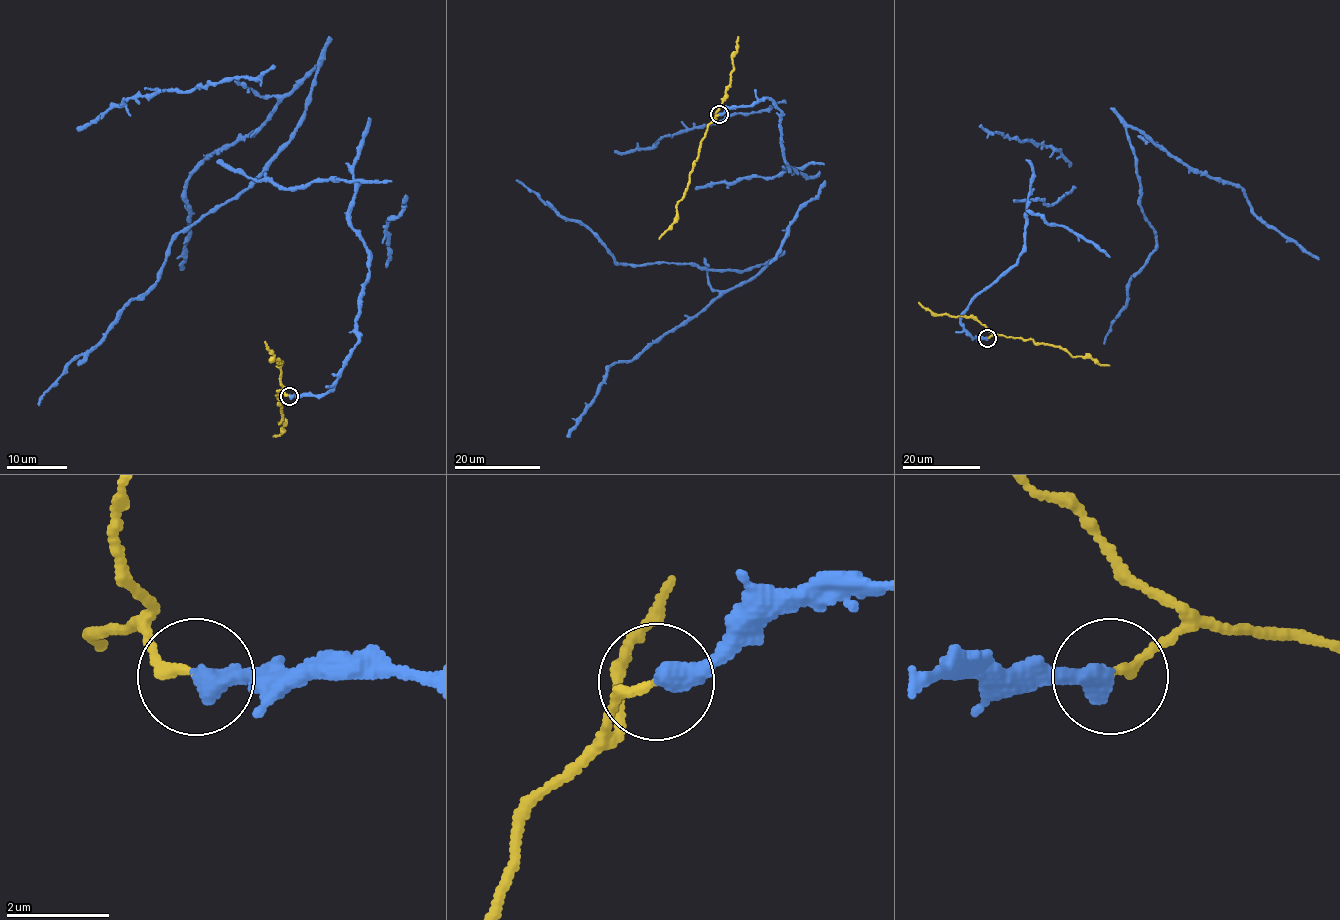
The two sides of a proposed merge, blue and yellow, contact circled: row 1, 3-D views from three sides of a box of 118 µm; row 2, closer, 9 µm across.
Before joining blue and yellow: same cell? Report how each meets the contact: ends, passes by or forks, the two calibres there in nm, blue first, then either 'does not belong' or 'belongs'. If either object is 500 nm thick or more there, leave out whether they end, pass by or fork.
blue ends | yellow ends | 440/160 nm | does not belong

